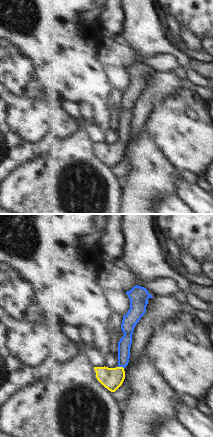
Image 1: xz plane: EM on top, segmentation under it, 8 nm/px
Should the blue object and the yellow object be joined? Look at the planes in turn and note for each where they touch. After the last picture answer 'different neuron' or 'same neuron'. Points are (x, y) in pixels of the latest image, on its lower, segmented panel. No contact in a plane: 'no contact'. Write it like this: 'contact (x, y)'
contact (121, 366)

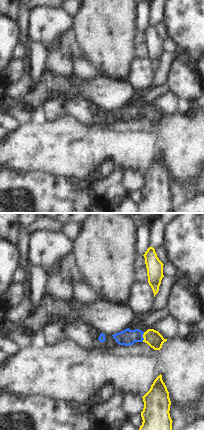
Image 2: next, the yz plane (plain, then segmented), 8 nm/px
contact (142, 337)

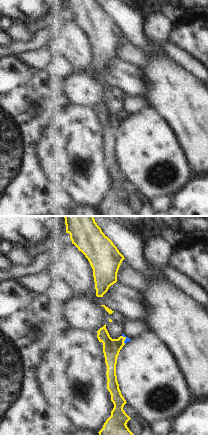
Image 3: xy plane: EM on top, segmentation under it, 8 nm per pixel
contact (125, 339)

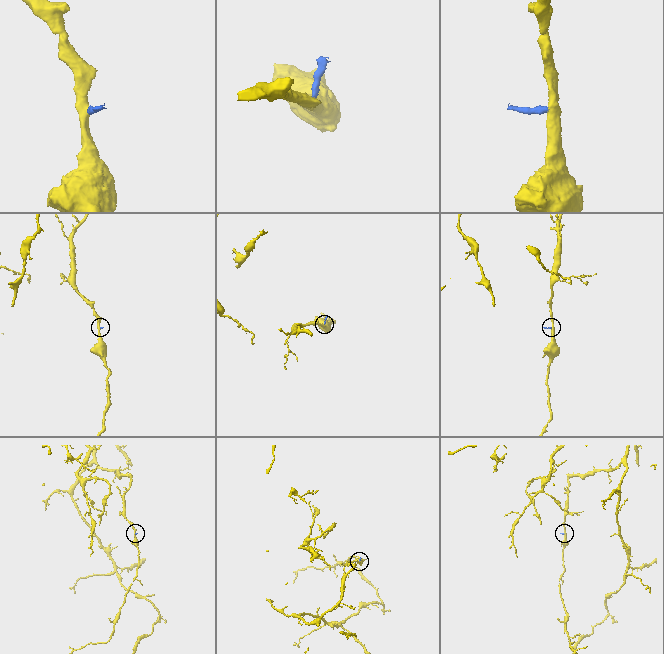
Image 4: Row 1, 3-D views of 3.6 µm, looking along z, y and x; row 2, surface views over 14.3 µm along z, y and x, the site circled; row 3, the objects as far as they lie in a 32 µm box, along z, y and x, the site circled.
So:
same neuron

